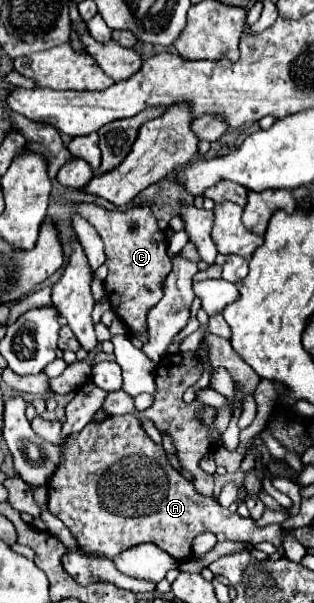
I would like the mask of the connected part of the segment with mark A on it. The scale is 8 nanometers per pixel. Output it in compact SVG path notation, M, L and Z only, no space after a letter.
M130 413L118 417L106 417L104 421L88 423L80 433L72 435L66 445L66 461L58 469L58 473L48 483L48 511L56 515L74 535L78 547L84 553L104 555L114 559L122 551L140 545L140 543L154 543L162 551L166 551L174 559L190 559L192 555L192 539L198 533L212 531L224 533L232 541L250 541L260 543L268 541L276 547L282 545L282 527L268 525L258 529L252 519L244 519L238 513L230 513L228 509L220 507L214 497L202 497L190 481L186 481L168 461L166 451L162 445L154 443L144 429L140 427L138 419Z

